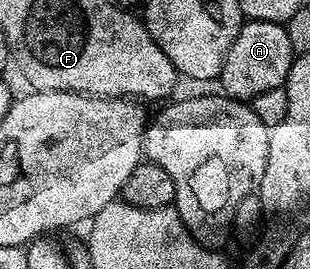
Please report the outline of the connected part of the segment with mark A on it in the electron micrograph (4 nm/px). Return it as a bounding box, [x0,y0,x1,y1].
[218,20,293,103]

